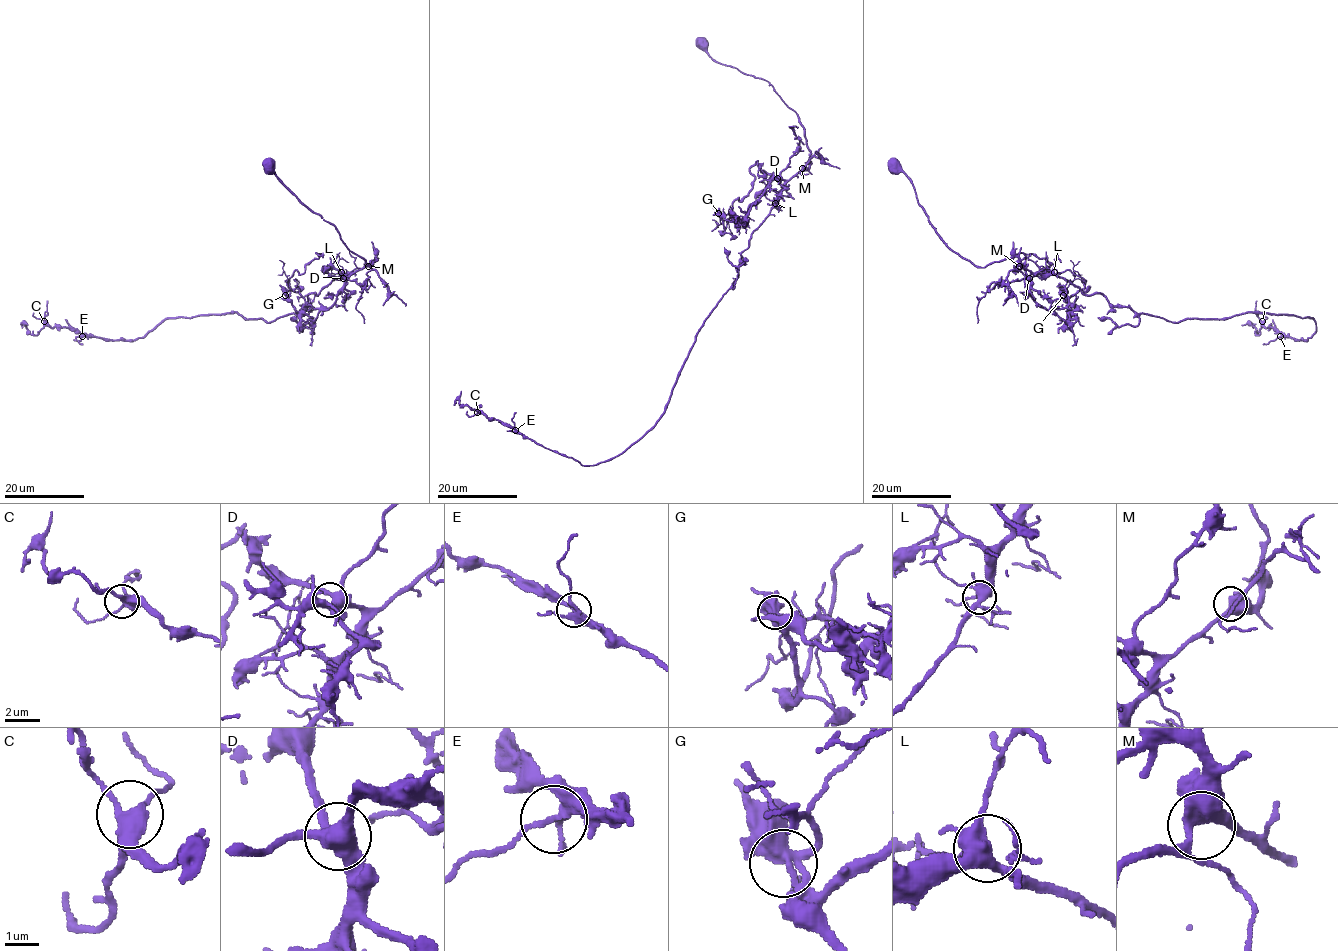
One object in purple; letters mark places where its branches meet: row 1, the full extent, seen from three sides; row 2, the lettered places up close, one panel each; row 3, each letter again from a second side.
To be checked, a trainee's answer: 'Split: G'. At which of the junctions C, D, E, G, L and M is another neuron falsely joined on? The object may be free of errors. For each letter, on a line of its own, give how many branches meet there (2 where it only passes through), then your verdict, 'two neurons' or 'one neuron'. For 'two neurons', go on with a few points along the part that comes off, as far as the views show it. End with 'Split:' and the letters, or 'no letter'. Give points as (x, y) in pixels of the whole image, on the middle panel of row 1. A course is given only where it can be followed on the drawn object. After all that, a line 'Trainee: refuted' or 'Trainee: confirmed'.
C: 4 branches meet; one neuron
D: 4 branches meet; one neuron
E: 3 branches meet; one neuron
G: 4 branches meet; two neurons; foreign part runs (719, 213), (723, 233), (734, 201), (748, 194), (755, 178), (750, 168), (758, 160)
L: 6 branches meet; one neuron
M: 3 branches meet; one neuron
Split: G
Trainee: confirmed

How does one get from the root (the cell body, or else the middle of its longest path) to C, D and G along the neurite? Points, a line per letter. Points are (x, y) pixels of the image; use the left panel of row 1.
C: (270, 165), (370, 267), (376, 256), (270, 322), (198, 314), (166, 318), (135, 339), (103, 339), (44, 321)
D: (270, 165), (277, 178), (302, 203), (330, 222), (342, 242), (370, 267), (376, 256), (343, 278)
G: (270, 165), (351, 251), (370, 267), (377, 259), (353, 272), (326, 309), (314, 308), (297, 288), (285, 294)

